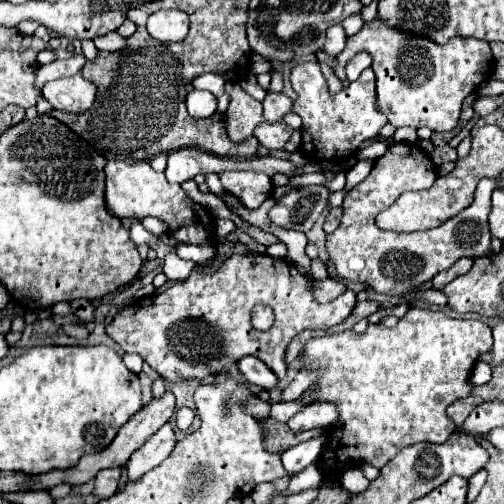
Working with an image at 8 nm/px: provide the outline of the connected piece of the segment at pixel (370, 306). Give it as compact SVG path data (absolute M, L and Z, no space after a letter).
M365 300L365 302L357 302L355 310L353 310L353 320L361 320L361 318L369 318L373 312L377 312L381 306L377 300Z

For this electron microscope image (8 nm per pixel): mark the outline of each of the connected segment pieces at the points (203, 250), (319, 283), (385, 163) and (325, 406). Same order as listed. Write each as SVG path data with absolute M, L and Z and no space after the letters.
M181 244L175 250L177 250L179 258L193 260L195 264L207 264L215 256L215 252L211 248L207 248L207 246L185 246L185 244Z
M311 280L311 286L313 286L313 292L315 292L315 298L321 302L321 304L327 304L331 300L335 300L339 294L345 292L345 284L341 280Z
M393 144L375 162L371 174L357 184L343 200L343 218L333 234L327 236L329 258L337 266L337 274L343 280L353 280L367 284L375 292L391 296L407 296L417 292L419 286L431 282L441 270L449 270L459 258L479 258L487 256L491 250L489 234L489 204L491 192L497 188L495 180L481 180L475 192L473 206L457 214L453 220L441 228L415 232L415 234L395 234L383 232L375 226L375 216L389 206L389 200L399 198L403 192L429 189L438 177L437 168L431 158L415 144Z
M317 402L301 408L297 414L293 414L287 422L291 432L305 432L313 428L331 428L337 420L337 410L335 404L331 402Z

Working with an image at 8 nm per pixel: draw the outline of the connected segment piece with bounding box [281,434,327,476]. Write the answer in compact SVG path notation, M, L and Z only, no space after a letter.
M319 436L319 438L313 438L313 440L307 440L303 444L297 444L289 450L285 450L281 454L281 460L283 460L283 466L287 470L289 476L295 476L299 474L301 470L305 470L309 464L313 464L315 460L321 458L323 454L323 448L327 444L327 436Z

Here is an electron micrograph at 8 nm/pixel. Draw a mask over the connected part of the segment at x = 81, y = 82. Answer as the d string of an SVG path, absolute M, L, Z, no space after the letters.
M75 74L47 82L43 86L43 96L55 110L79 114L91 108L95 100L95 84L85 80L81 74Z

